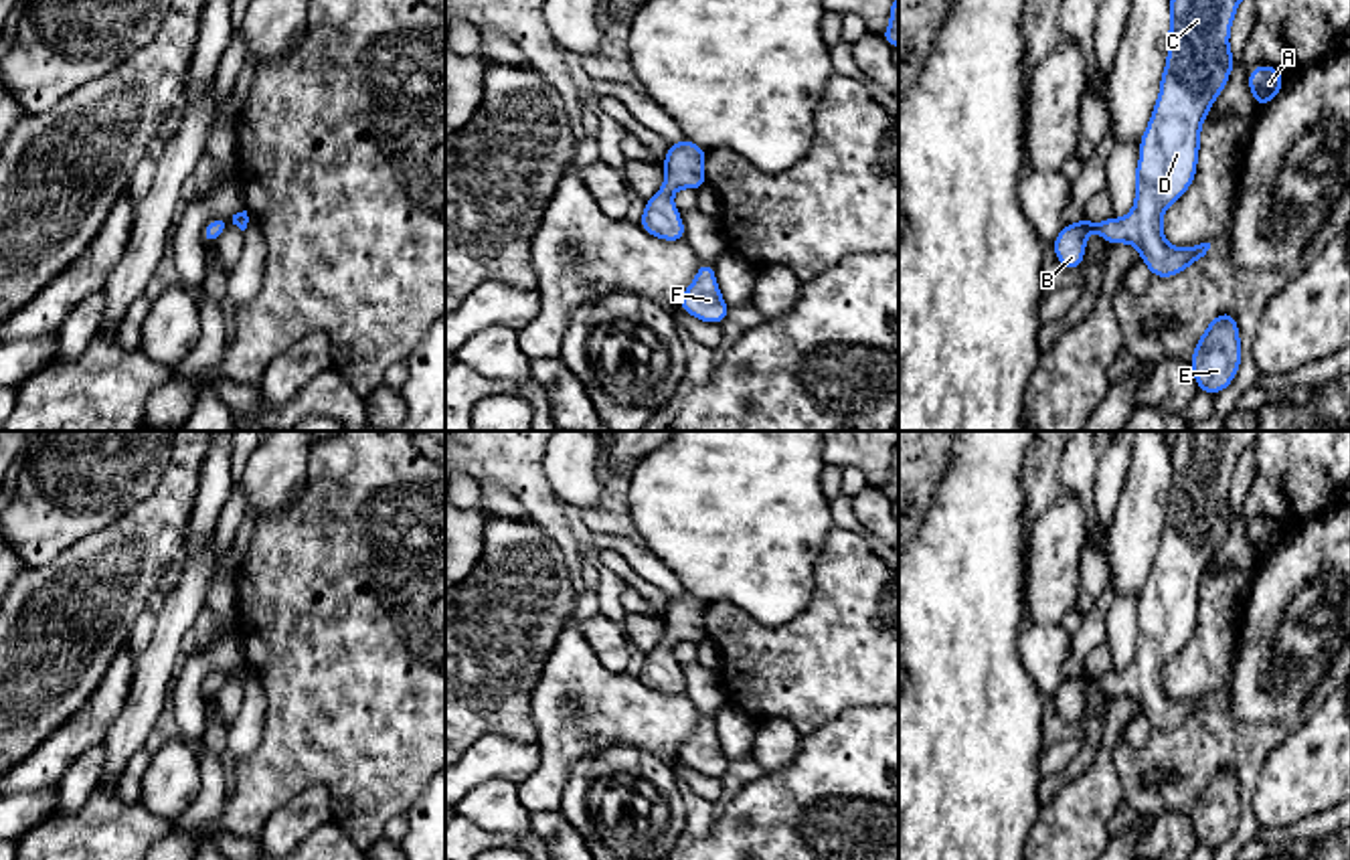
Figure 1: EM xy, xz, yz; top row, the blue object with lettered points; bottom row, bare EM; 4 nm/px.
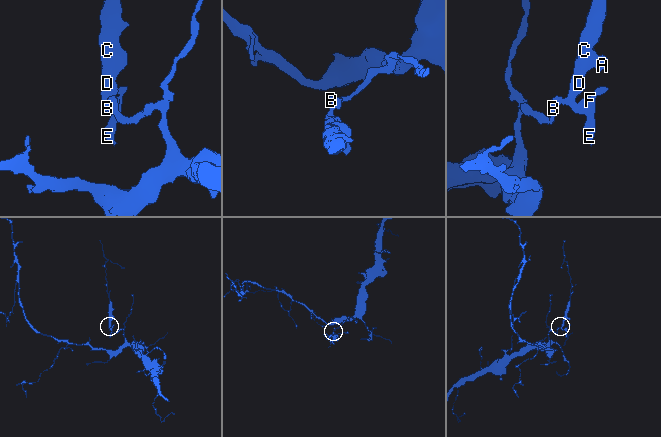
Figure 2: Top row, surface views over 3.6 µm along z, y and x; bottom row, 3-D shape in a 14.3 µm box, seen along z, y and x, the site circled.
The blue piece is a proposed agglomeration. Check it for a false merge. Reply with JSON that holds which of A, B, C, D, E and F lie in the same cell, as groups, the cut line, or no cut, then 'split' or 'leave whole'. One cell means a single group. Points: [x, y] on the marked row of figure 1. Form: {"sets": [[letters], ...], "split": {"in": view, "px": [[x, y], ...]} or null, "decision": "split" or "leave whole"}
{"sets": [["A", "B", "C", "D", "E", "F"]], "split": null, "decision": "leave whole"}

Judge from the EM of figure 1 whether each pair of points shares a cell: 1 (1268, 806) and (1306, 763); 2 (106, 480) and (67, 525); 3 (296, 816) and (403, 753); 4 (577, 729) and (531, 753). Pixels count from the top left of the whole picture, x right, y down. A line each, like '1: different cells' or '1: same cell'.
1: same cell
2: same cell
3: different cells
4: different cells

